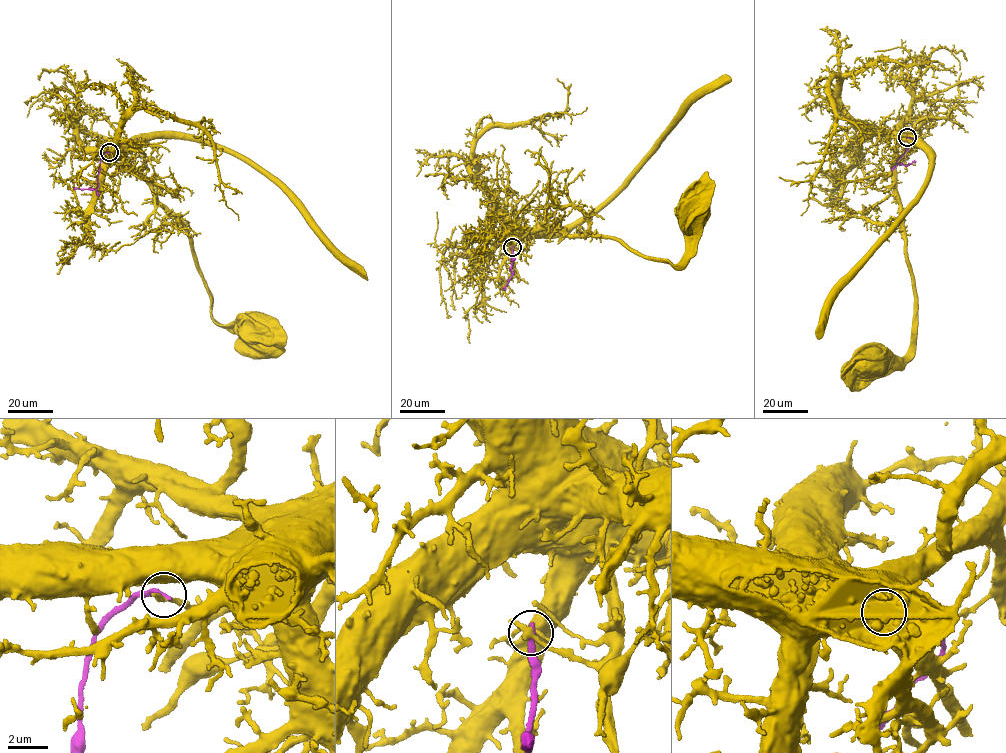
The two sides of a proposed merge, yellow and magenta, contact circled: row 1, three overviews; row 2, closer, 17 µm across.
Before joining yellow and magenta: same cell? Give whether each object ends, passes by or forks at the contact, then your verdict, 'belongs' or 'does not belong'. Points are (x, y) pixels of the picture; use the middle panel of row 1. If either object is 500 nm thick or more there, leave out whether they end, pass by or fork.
yellow ends there; magenta ends there; does not belong

